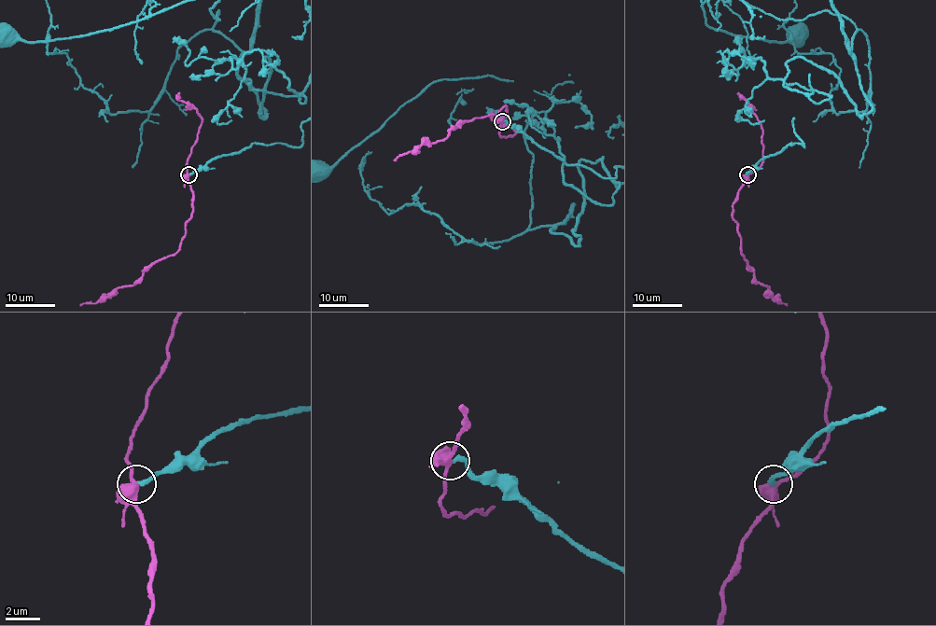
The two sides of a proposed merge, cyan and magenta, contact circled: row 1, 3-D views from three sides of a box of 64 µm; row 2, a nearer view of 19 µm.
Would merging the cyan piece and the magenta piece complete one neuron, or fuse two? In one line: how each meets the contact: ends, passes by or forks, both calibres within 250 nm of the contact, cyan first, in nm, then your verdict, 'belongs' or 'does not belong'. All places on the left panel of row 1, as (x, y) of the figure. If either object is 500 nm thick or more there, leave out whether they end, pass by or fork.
cyan ends | magenta passes by | 280/480 nm | belongs

